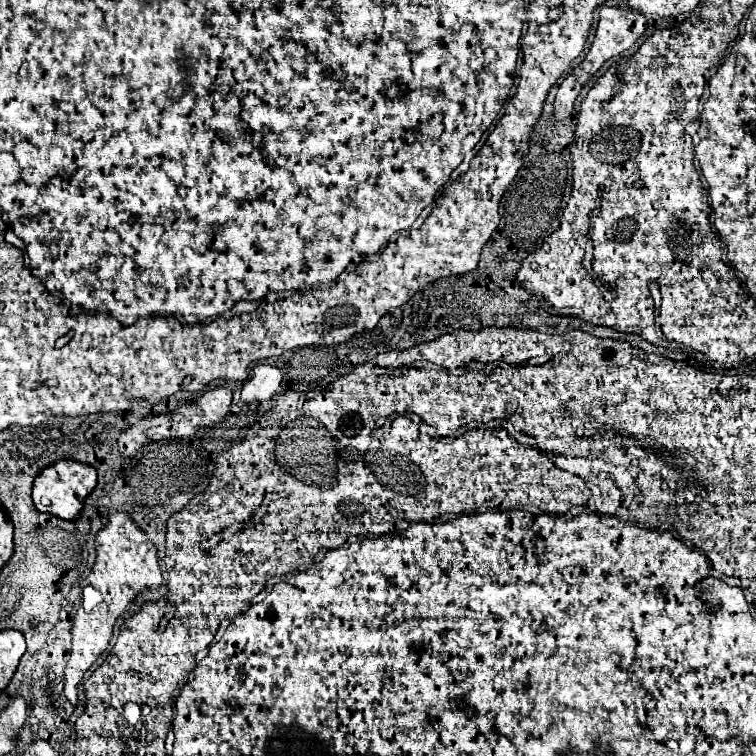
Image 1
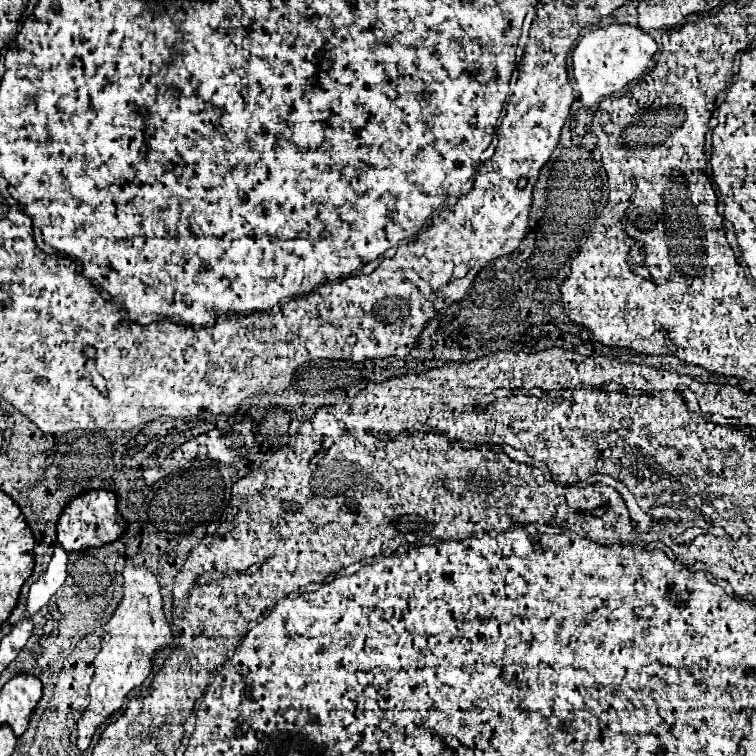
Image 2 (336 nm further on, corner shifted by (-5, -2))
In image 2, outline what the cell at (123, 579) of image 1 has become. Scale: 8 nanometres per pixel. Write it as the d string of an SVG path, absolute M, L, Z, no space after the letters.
M124 567L124 599L114 611L112 619L104 625L102 649L94 659L94 679L90 683L90 705L84 711L82 719L78 721L78 749L86 751L96 727L108 717L118 711L124 703L124 697L134 689L140 687L150 669L156 651L168 647L172 643L172 633L166 623L162 611L162 595L156 577L146 567Z

